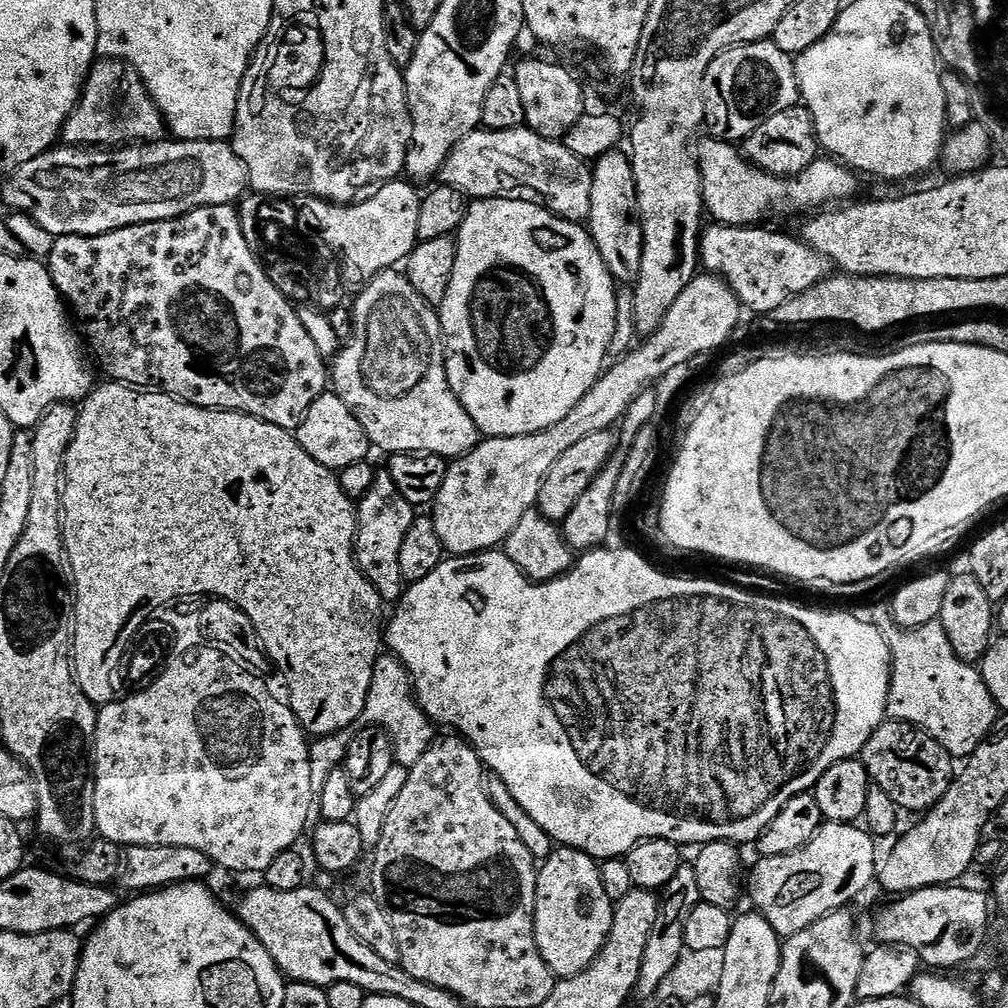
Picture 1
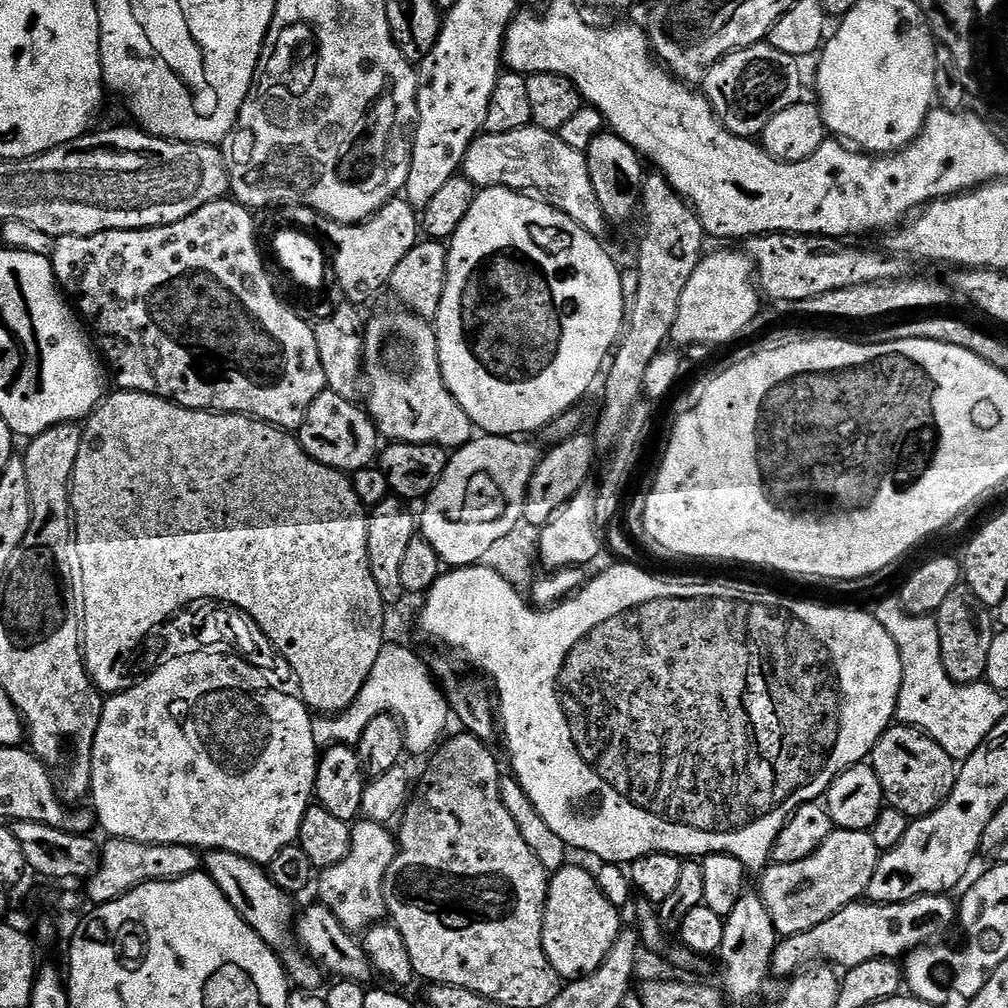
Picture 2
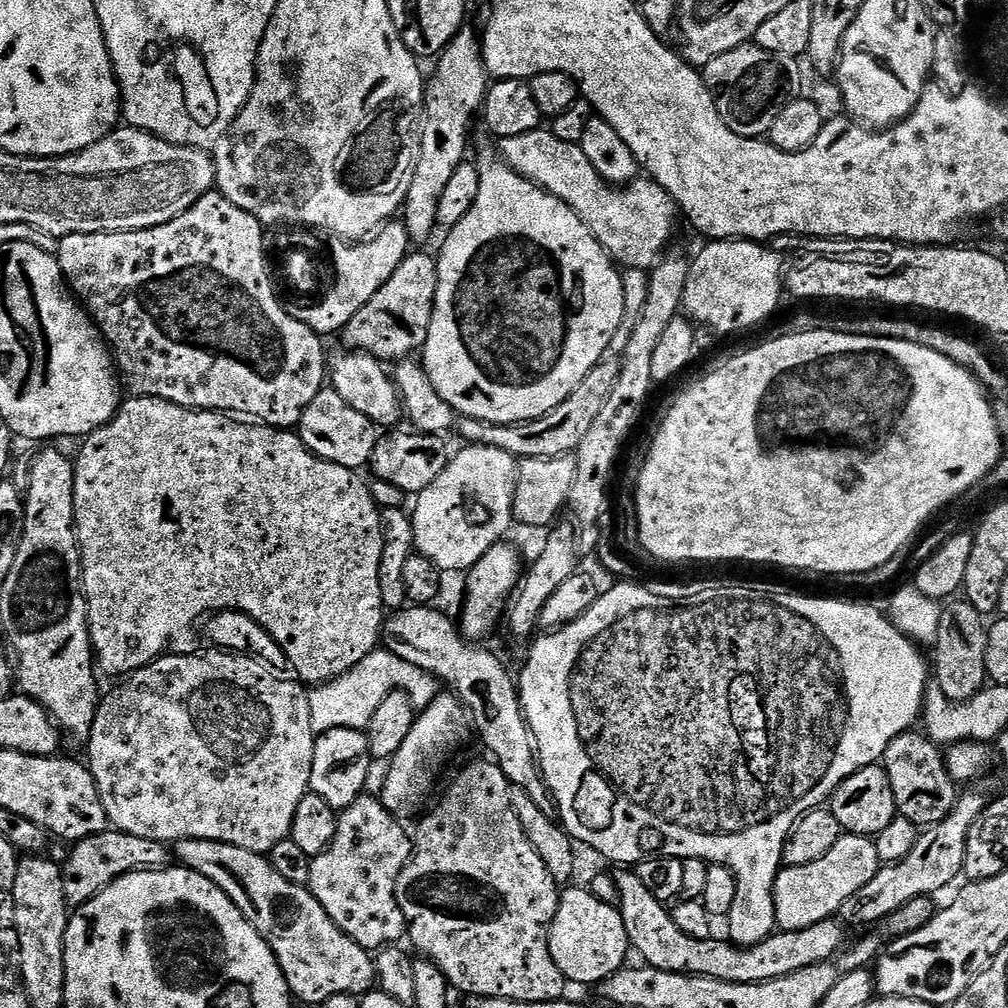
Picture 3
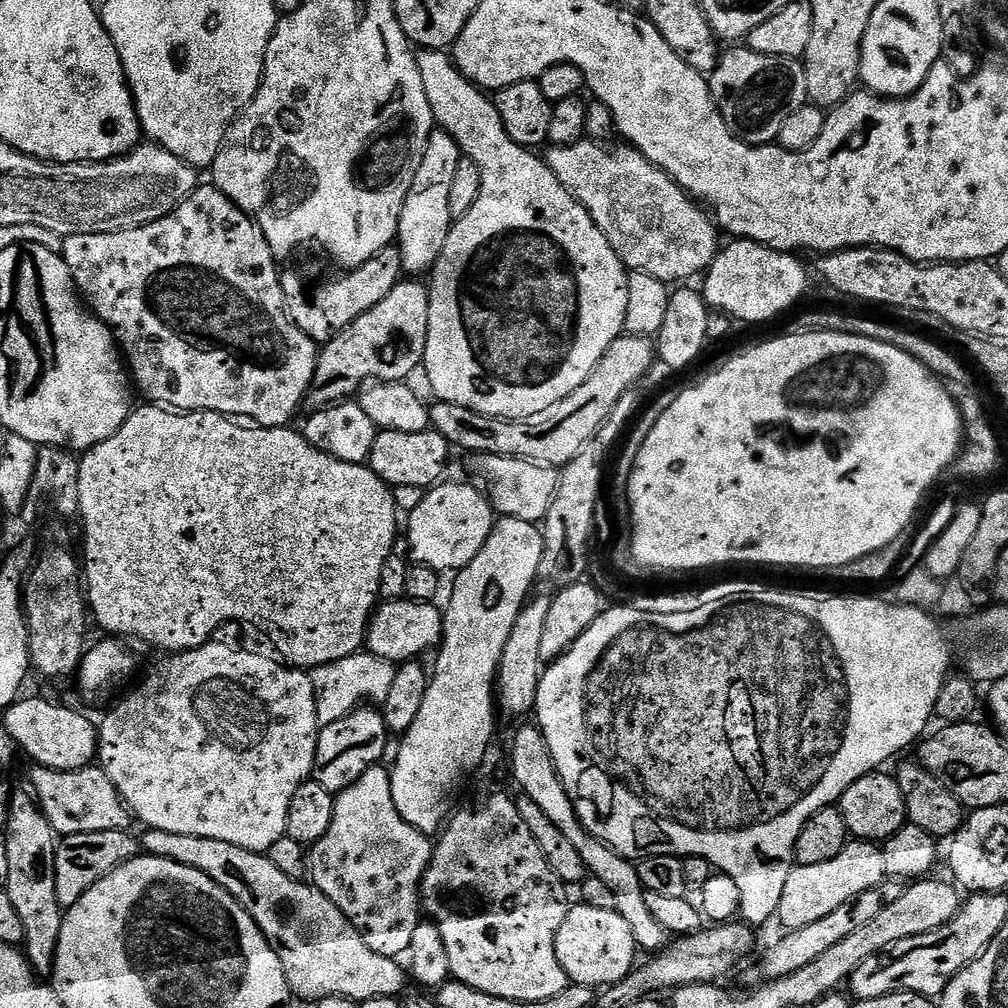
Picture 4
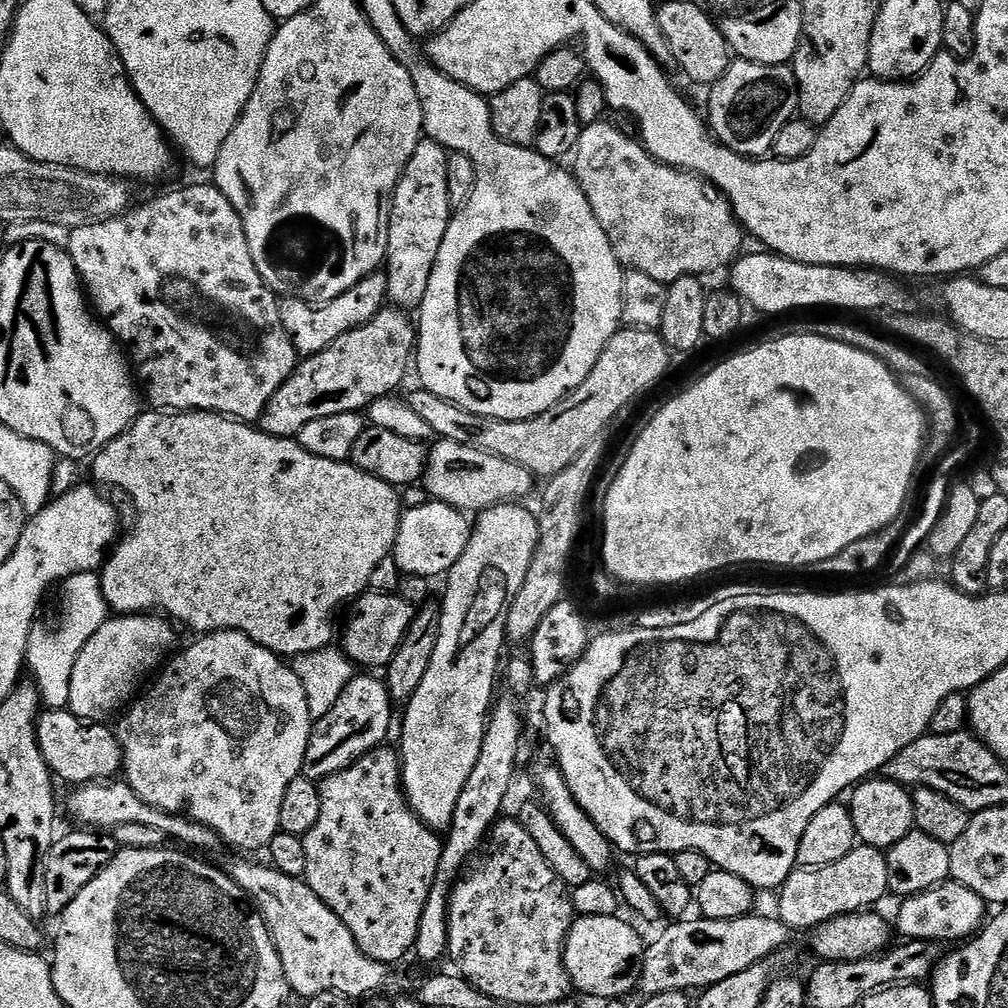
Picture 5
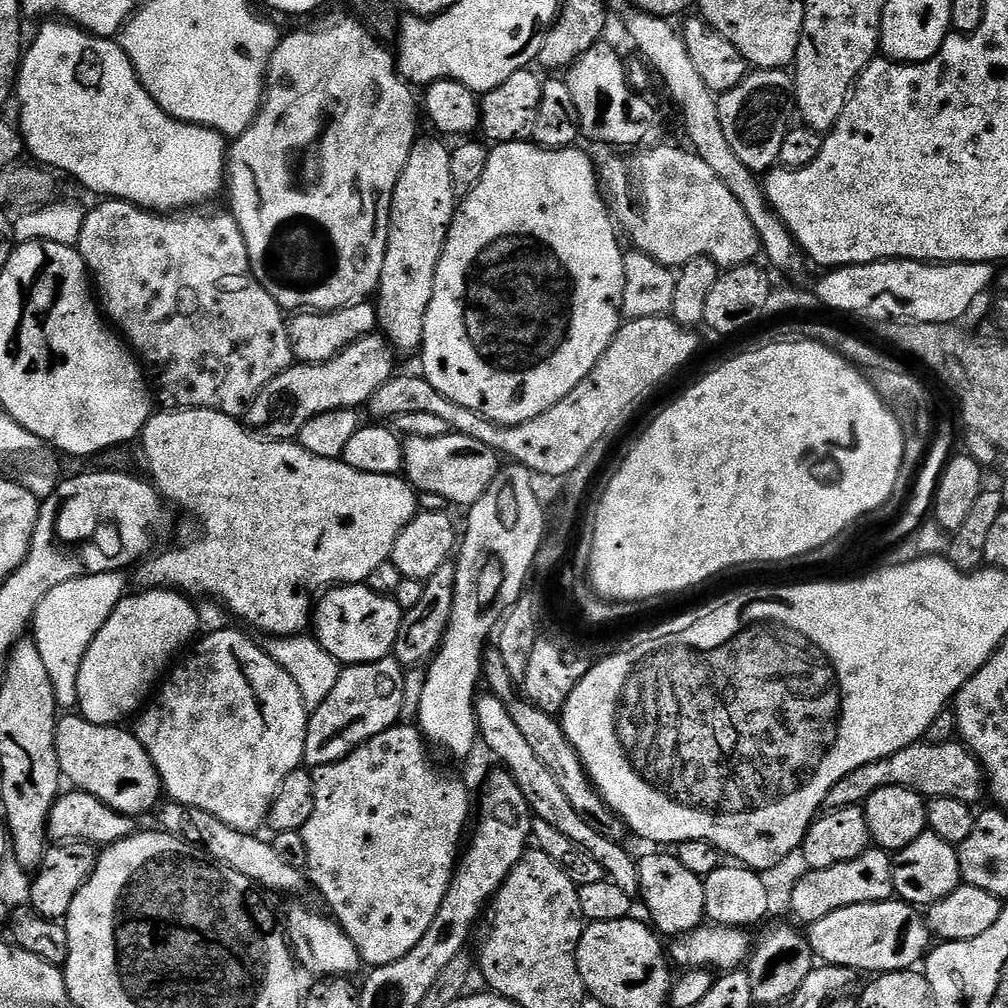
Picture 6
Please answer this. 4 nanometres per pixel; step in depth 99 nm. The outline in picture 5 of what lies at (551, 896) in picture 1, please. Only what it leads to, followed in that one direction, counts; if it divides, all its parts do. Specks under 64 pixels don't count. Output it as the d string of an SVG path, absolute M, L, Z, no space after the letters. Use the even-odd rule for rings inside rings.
M619 915L606 918L590 918L576 916L572 922L572 929L564 943L564 965L568 976L572 979L572 987L578 993L585 992L588 996L597 996L600 1000L616 1000L619 996L628 996L638 988L640 979L640 964L638 961L644 955L646 940L643 940L626 921L620 920Z

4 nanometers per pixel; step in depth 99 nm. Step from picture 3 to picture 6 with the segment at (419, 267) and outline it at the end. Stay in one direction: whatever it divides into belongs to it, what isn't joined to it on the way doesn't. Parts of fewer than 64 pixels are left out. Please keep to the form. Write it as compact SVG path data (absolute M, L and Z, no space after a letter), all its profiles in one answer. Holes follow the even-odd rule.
M373 334L362 338L357 344L352 344L334 358L321 364L293 363L291 368L278 374L278 378L270 381L256 395L246 413L247 427L259 430L265 437L273 440L295 441L300 435L302 426L306 426L306 422L310 422L310 418L314 418L318 414L326 414L326 410L363 409L367 405L368 399L378 390L378 386L382 386L397 371L395 358L397 359L392 345L384 339L383 335Z

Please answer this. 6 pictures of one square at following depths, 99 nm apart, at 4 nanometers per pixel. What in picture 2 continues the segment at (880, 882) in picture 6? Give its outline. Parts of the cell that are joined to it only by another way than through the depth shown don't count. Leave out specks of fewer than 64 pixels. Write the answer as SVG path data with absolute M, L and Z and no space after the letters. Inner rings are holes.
M842 828L833 830L826 838L826 842L822 842L822 846L818 846L818 850L814 850L814 854L810 858L806 858L802 862L772 864L765 867L758 895L760 901L766 906L777 933L781 937L802 934L806 930L826 922L826 918L830 918L847 904L857 903L867 893L870 878L874 878L874 866L878 866L881 855L880 848L874 846L871 831L851 832Z

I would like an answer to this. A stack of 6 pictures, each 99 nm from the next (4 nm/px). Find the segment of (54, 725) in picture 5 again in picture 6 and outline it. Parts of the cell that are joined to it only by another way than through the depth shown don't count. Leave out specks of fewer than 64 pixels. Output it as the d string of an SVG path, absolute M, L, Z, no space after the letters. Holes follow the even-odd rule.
M79 714L73 716L61 715L56 722L56 749L58 750L58 766L61 777L68 780L73 789L94 794L103 804L110 806L115 812L121 812L127 816L143 817L143 812L151 813L161 803L162 785L160 775L150 758L150 754L138 742L135 731L124 726L110 724L95 724L85 720Z

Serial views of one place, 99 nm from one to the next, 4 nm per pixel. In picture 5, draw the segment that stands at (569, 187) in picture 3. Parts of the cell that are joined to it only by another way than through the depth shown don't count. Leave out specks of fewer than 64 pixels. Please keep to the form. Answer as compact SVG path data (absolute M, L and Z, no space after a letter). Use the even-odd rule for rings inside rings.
M608 123L590 124L581 131L574 153L574 175L594 210L594 218L598 218L602 230L606 230L606 238L610 238L610 246L621 265L628 270L642 270L642 274L650 274L650 278L658 278L658 282L666 285L683 276L703 277L704 272L727 269L741 255L740 247L746 241L746 233L720 189L709 184L703 176L656 160L639 139L631 140Z

